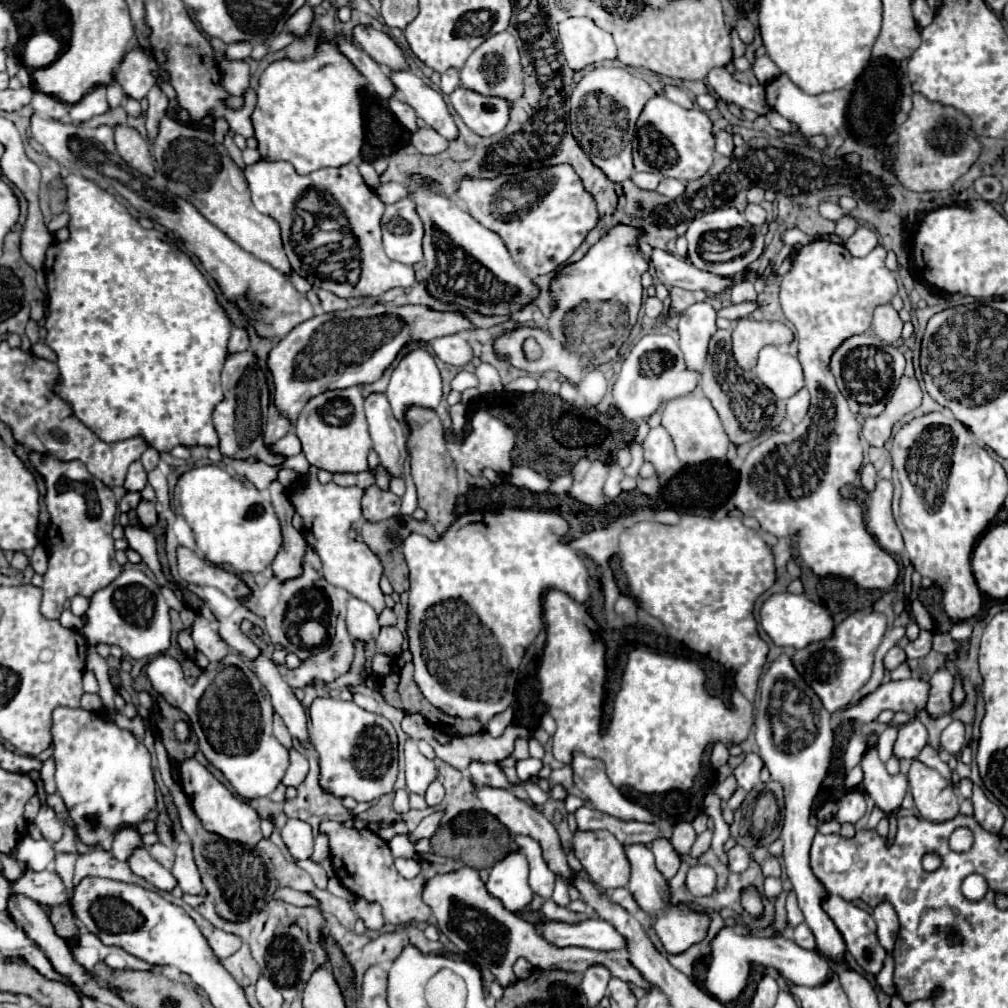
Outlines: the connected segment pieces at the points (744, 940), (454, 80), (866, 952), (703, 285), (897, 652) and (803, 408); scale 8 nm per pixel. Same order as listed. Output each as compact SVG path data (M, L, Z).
M723 926L713 938L713 942L709 944L709 948L711 948L711 962L709 962L705 988L719 1002L731 1002L741 994L741 990L747 984L751 964L755 962L761 966L781 970L785 978L789 978L795 984L805 984L805 986L817 986L831 976L831 968L821 956L817 956L817 952L803 950L791 938L785 938L785 936L779 936L779 938L759 938L751 934L741 936L733 928Z
M455 68L441 74L441 90L443 94L451 94L459 86L459 72Z
M831 892L825 894L821 906L841 932L847 952L853 956L853 960L865 974L875 976L883 968L887 952L879 944L873 916Z
M639 244L639 250L645 254L649 264L655 268L655 276L659 278L659 282L665 284L667 288L679 286L679 288L685 288L685 290L705 290L709 294L719 296L731 284L731 278L715 276L713 272L697 270L691 262L677 258L671 252L651 248L651 246L645 246L645 244Z
M893 646L889 652L887 652L887 656L885 656L885 660L883 660L883 666L885 666L885 670L895 670L899 664L903 664L907 658L905 658L905 652L899 648L899 646Z
M801 388L795 396L791 396L787 400L787 418L793 424L799 424L803 420L803 416L807 414L807 410L809 410L809 392L807 392L807 388Z

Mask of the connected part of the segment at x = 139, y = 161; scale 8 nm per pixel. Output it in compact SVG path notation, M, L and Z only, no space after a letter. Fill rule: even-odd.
M115 126L115 144L117 144L117 154L127 164L131 164L131 168L143 172L145 176L155 176L149 144L135 128Z

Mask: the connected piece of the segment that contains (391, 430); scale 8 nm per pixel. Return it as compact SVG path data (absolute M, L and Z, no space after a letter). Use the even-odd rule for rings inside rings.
M373 394L365 400L365 416L369 422L369 432L373 440L373 450L379 456L379 462L393 478L403 476L405 458L407 458L407 438L403 436L403 428L399 428L399 420L395 420L391 406L381 402L381 396Z

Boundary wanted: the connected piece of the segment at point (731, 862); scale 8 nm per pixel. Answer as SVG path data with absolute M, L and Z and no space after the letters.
M739 844L727 852L727 866L729 866L731 872L743 872L743 870L747 870L749 860L751 860L749 852L743 846L739 846Z

